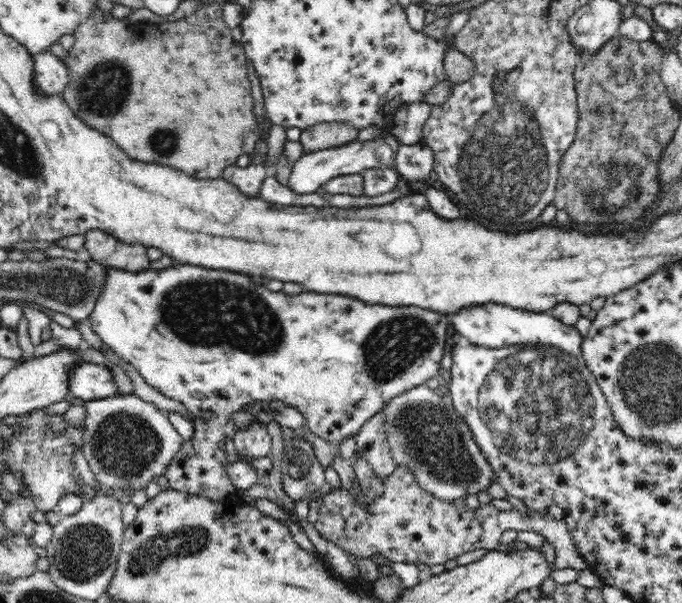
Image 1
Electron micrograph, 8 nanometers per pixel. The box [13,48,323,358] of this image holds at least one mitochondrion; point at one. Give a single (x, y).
(105, 87)

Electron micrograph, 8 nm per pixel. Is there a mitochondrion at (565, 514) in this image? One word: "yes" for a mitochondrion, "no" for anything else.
no

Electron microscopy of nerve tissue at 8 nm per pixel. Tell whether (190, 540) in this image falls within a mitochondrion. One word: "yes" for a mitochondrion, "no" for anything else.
yes

